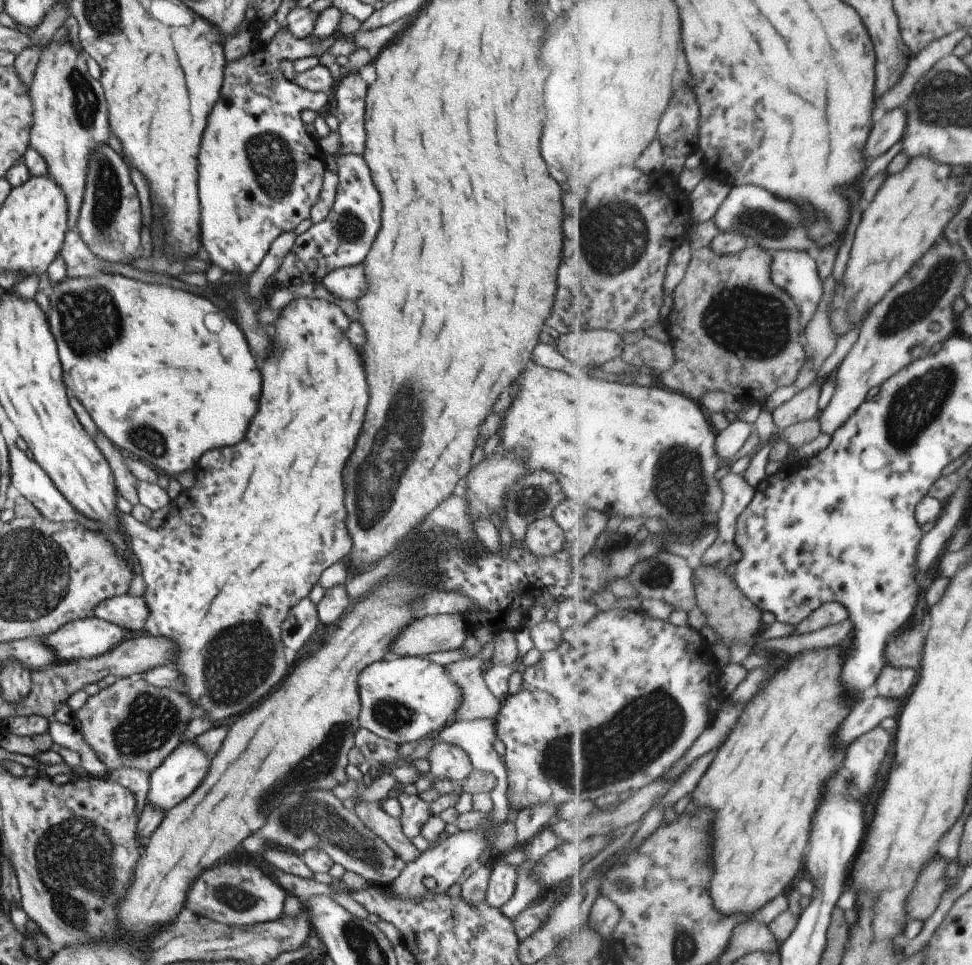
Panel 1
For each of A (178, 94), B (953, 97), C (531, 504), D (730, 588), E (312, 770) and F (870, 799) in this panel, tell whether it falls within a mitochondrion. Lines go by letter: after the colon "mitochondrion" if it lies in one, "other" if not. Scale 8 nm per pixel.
A: other
B: mitochondrion
C: mitochondrion
D: other
E: mitochondrion
F: other

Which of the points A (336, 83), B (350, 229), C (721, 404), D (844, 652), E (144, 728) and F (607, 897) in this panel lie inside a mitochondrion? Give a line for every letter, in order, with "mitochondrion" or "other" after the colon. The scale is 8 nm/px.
A: other
B: mitochondrion
C: other
D: other
E: mitochondrion
F: other

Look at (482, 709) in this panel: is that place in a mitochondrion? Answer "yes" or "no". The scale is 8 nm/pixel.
no

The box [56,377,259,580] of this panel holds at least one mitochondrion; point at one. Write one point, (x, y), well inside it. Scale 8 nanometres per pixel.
(148, 441)

